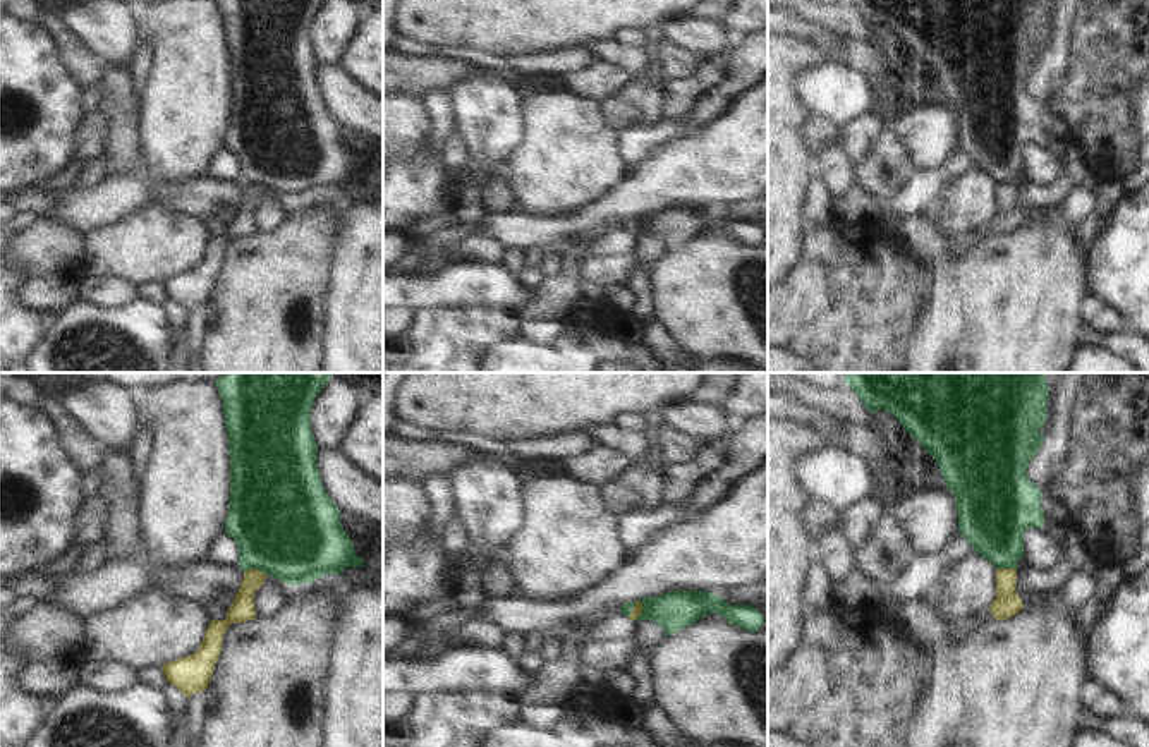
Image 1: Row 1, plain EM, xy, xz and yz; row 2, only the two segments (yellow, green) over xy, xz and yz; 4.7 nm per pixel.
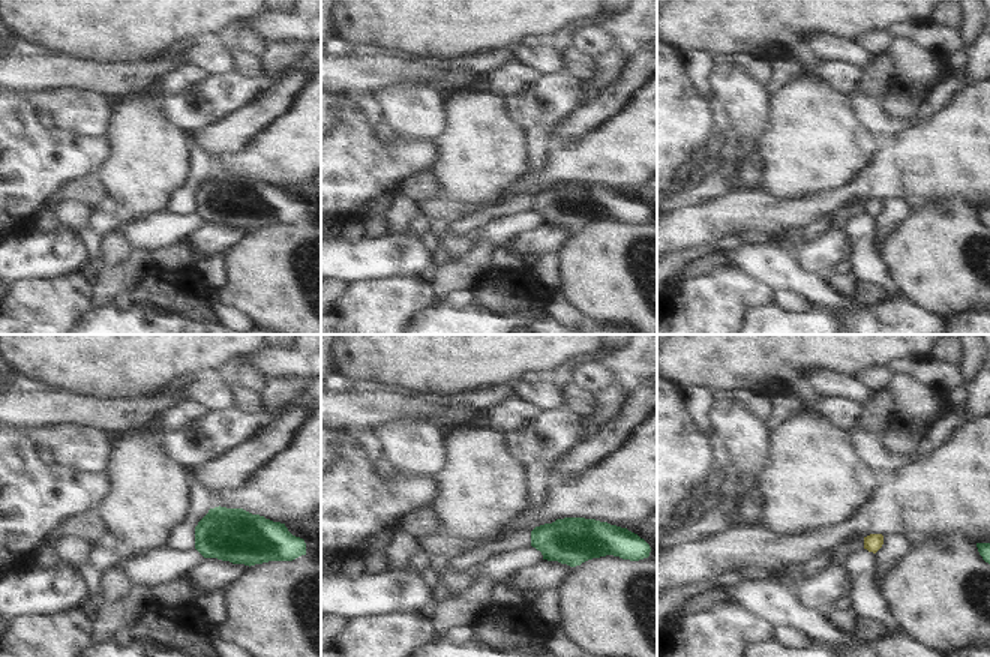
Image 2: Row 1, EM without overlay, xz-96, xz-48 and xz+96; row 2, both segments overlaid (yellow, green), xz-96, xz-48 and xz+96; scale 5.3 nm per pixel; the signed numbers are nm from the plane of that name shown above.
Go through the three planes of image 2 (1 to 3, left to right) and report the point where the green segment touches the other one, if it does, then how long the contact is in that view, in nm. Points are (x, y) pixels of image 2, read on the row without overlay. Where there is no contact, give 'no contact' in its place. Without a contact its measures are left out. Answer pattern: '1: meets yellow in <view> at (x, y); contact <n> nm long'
1: no contact
2: no contact
3: no contact

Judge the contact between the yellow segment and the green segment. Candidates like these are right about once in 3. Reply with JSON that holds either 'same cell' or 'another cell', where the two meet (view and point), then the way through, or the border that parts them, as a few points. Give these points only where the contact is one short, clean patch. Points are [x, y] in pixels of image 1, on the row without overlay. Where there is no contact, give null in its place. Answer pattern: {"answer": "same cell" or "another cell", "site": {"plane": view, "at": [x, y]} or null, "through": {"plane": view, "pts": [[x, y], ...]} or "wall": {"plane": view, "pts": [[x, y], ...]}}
{"answer": "another cell", "site": {"plane": "xy", "at": [256, 184]}, "wall": {"plane": "xy", "pts": [[246, 186], [258, 184], [267, 191]]}}

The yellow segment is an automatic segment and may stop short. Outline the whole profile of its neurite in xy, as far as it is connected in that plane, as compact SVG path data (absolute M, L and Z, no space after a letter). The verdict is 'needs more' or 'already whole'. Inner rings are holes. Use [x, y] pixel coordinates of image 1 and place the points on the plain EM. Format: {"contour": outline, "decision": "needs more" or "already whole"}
{"contour": "M251 184L244 189L240 204L227 225L227 234L211 235L196 268L161 282L167 297L175 301L187 313L208 304L215 278L222 268L222 258L227 242L256 234L252 215L266 192L268 191L258 184Z", "decision": "already whole"}

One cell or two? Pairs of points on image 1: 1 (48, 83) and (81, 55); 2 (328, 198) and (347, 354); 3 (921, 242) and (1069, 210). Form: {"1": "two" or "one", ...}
{"1": "two", "2": "two", "3": "two"}

